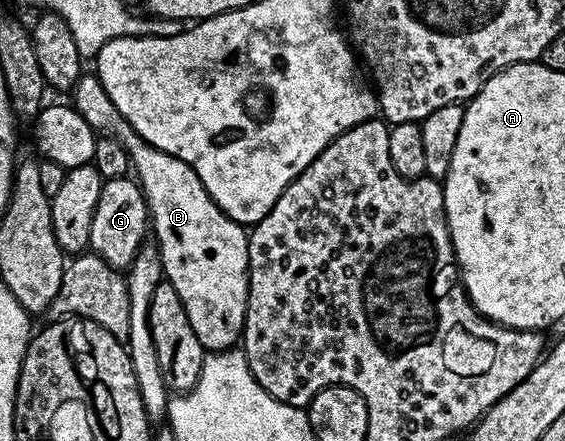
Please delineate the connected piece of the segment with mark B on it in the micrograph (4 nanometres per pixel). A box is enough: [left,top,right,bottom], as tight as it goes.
[115,125,249,352]

